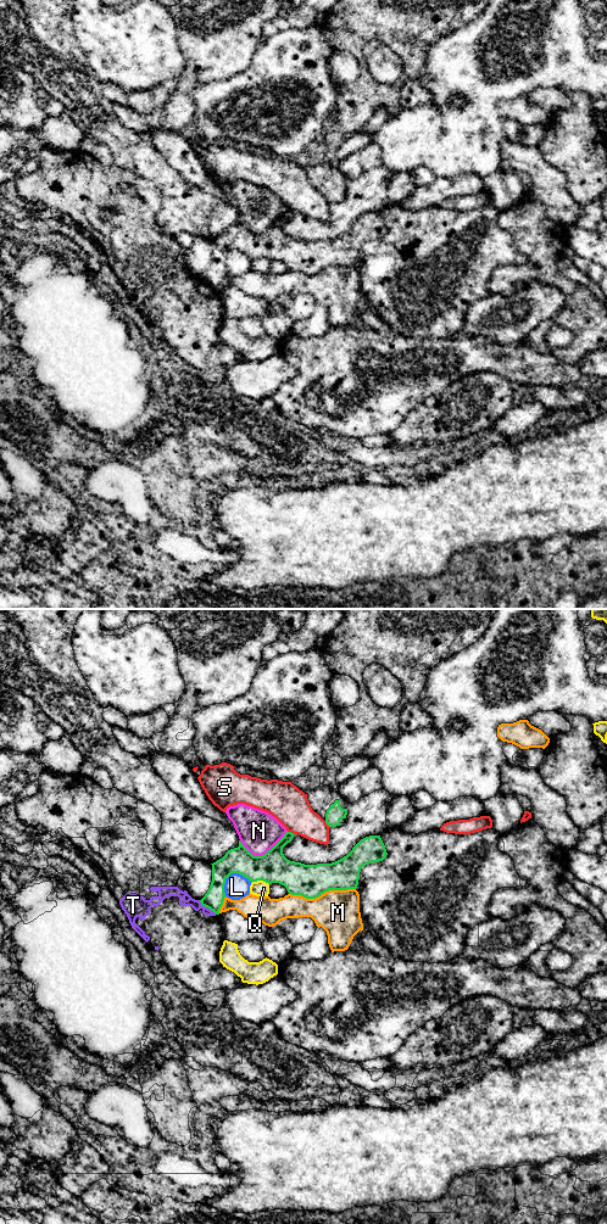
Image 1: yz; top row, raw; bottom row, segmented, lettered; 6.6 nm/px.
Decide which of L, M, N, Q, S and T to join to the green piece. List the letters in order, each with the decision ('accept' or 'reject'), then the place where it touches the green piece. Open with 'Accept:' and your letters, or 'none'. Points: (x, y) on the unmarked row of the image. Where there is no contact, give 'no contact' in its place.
Accept: none
L: reject; contact yz (230, 250)
M: reject; contact yz (322, 269)
N: reject; contact yz (265, 230)
Q: reject; contact yz (260, 256)
S: reject; contact yz (290, 208)
T: reject; contact yz (207, 284)

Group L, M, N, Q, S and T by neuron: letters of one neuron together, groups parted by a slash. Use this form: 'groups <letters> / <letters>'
groups L / M / N / Q / S / T

